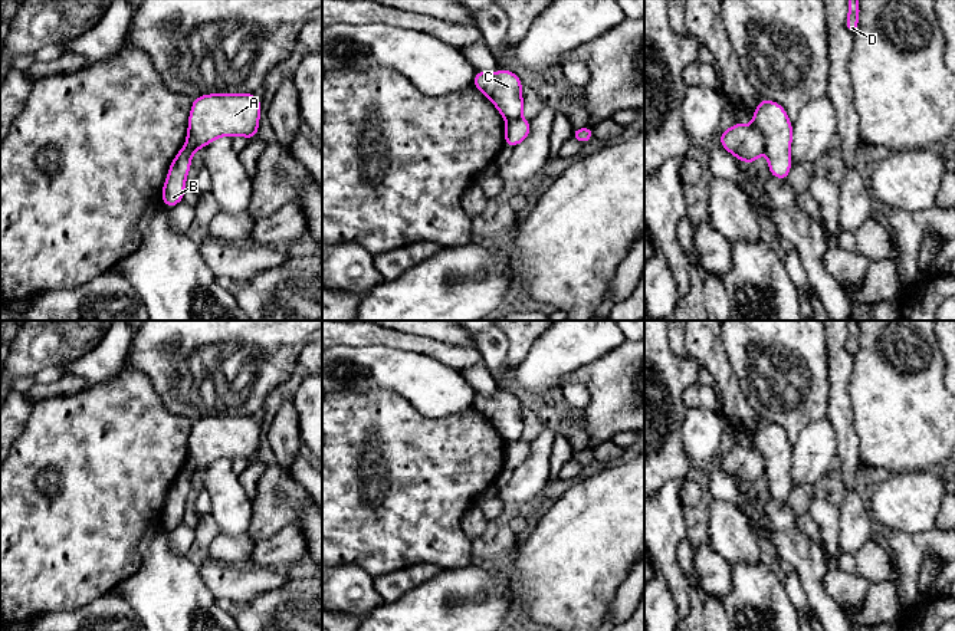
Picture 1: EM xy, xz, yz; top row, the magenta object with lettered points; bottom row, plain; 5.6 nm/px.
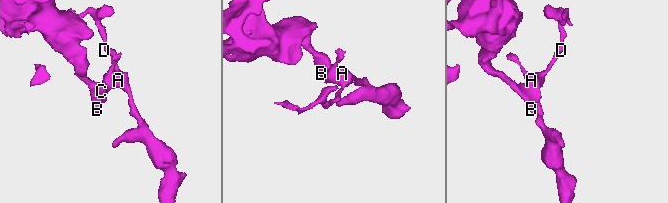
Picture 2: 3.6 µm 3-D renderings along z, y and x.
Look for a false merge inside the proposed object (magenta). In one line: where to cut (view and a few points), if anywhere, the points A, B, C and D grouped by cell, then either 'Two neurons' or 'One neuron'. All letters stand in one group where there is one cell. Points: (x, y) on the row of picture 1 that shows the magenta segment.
Split along yz (752, 124), (761, 134), (765, 150). Groups: A D / B C. Two neurons

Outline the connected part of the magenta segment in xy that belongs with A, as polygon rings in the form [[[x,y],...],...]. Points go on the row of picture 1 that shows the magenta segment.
[[[210,93],[193,99],[186,144],[193,154],[219,137],[257,137],[260,99],[253,93]]]

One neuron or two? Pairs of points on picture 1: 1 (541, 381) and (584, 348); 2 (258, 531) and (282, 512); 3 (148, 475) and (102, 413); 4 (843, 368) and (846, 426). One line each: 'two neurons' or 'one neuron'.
1: one neuron
2: one neuron
3: one neuron
4: one neuron

